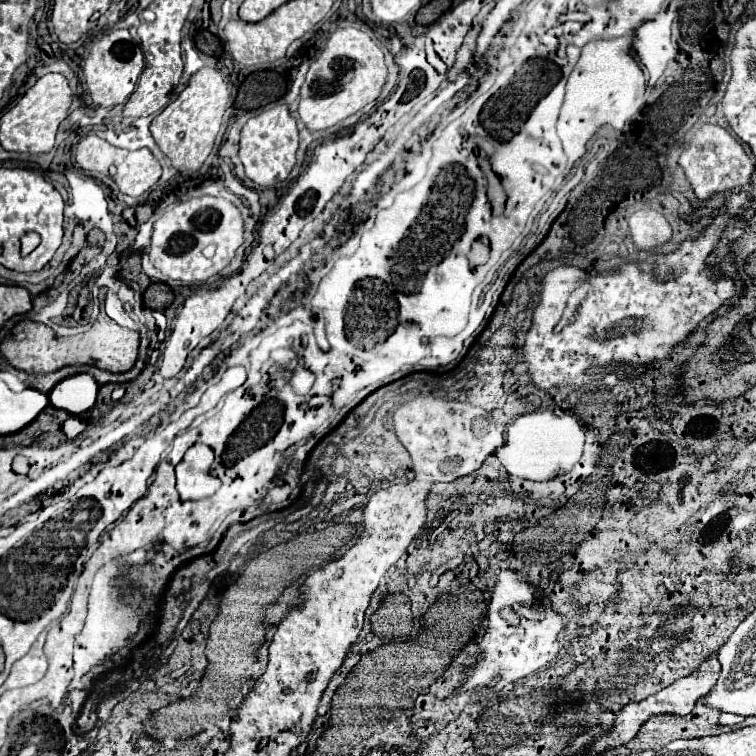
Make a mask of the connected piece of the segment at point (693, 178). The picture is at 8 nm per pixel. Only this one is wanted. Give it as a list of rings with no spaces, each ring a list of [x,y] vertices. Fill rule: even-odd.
[[[704,124],[702,128],[698,128],[688,146],[682,148],[678,164],[682,166],[684,174],[690,180],[690,186],[700,200],[710,198],[714,192],[726,192],[748,184],[754,172],[754,164],[740,142],[718,124]]]

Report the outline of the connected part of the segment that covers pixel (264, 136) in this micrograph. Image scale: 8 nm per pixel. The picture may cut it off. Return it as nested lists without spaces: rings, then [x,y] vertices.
[[[270,103],[254,112],[254,116],[248,118],[248,122],[242,126],[238,156],[244,164],[246,176],[254,180],[258,186],[274,186],[276,182],[286,180],[296,164],[296,150],[298,150],[298,128],[290,116],[288,104]]]

